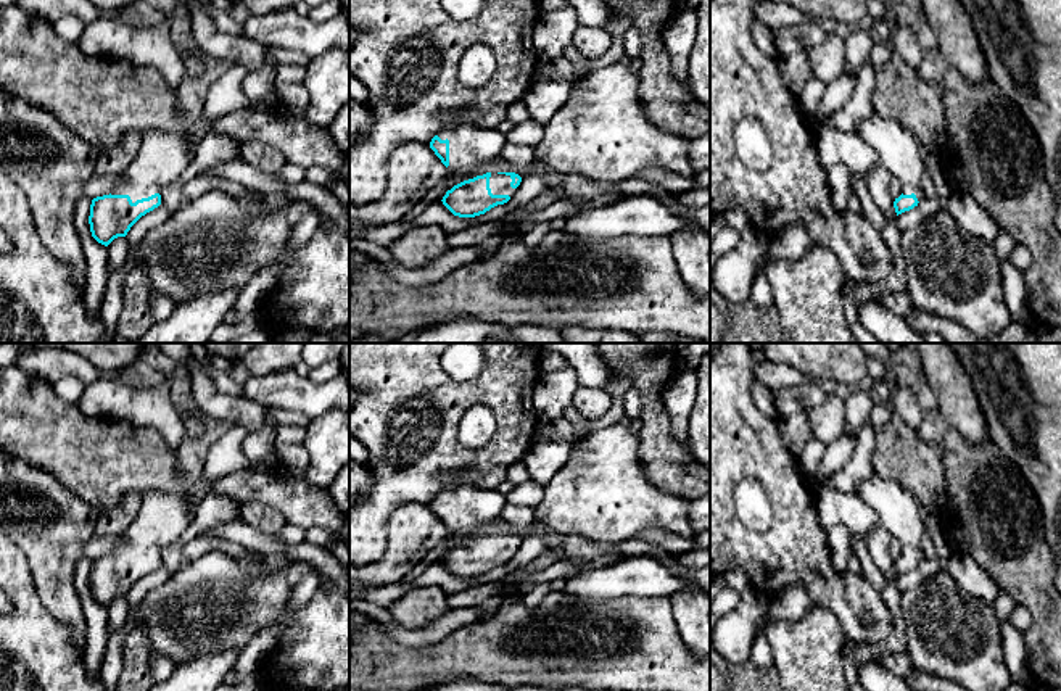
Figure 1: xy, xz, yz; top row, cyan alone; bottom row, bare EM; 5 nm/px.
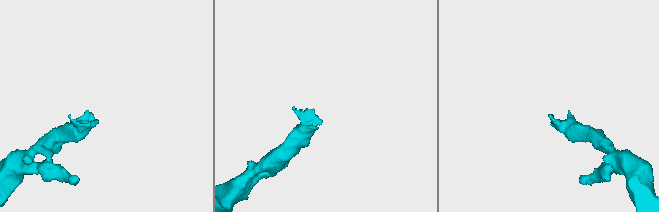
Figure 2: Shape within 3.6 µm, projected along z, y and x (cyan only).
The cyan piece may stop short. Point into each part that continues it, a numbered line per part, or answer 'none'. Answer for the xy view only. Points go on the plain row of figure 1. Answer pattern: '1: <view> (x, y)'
1: xy (163, 517)

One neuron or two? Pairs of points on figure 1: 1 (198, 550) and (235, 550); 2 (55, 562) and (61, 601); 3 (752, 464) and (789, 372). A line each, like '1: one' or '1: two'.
1: one
2: one
3: two

